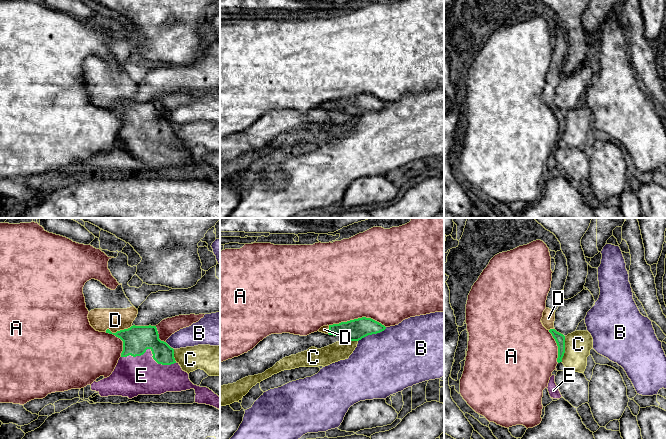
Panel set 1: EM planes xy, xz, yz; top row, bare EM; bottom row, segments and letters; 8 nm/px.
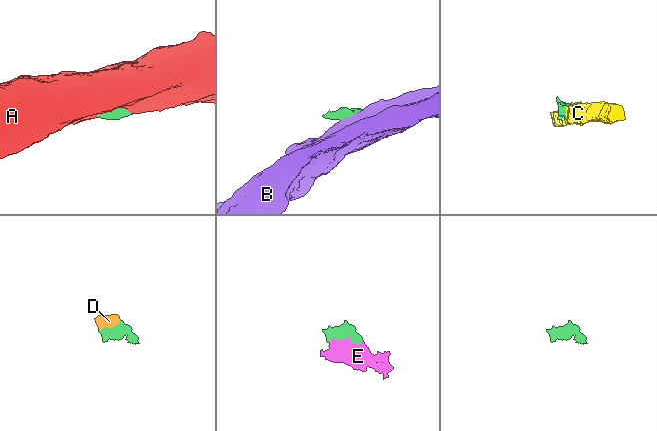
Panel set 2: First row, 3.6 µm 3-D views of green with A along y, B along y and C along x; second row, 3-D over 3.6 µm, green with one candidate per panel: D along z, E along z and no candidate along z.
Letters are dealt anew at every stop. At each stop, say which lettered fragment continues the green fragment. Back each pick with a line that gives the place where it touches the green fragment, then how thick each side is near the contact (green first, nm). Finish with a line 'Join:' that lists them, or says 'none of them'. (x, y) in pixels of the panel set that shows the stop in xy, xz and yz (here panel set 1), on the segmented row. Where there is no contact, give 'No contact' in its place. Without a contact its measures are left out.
D: Touches green at xy (118, 331). Thickness 220 nm (green) against 180 nm
E: Touches green at xy (151, 350). Thickness 220 nm (green) against 320 nm
Join: D, E

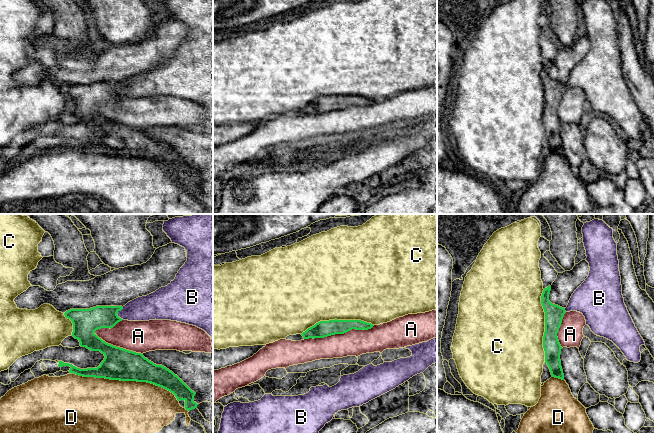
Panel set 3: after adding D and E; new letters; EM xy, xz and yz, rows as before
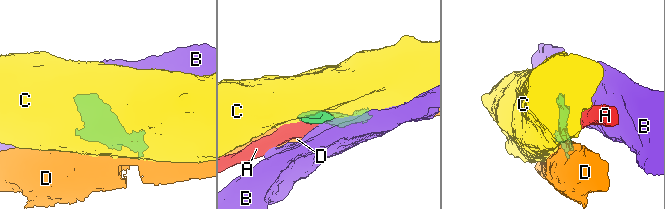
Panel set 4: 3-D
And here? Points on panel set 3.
Join: none of them

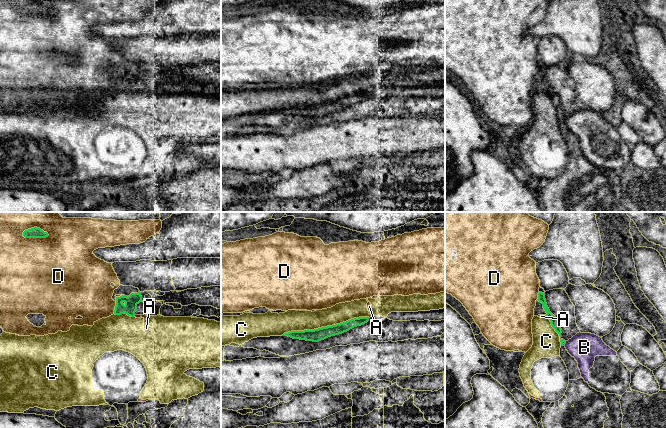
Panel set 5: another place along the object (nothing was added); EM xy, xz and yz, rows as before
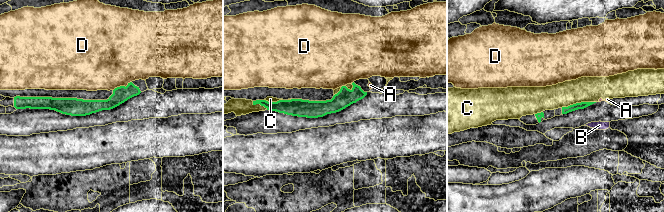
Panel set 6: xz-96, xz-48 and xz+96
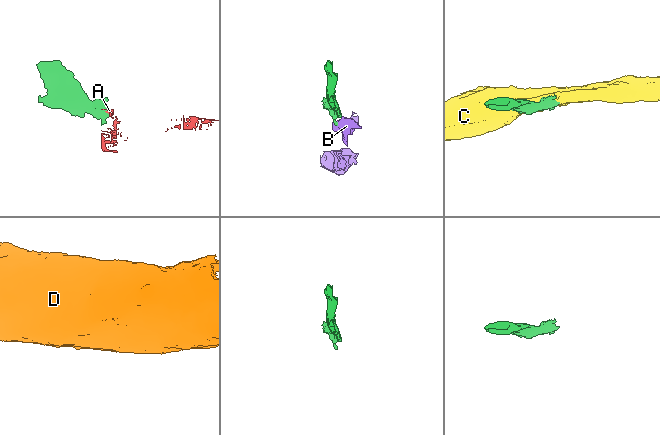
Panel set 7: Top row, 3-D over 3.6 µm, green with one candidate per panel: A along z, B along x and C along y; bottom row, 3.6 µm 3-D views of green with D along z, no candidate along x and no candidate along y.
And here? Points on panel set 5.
Join: none of them

